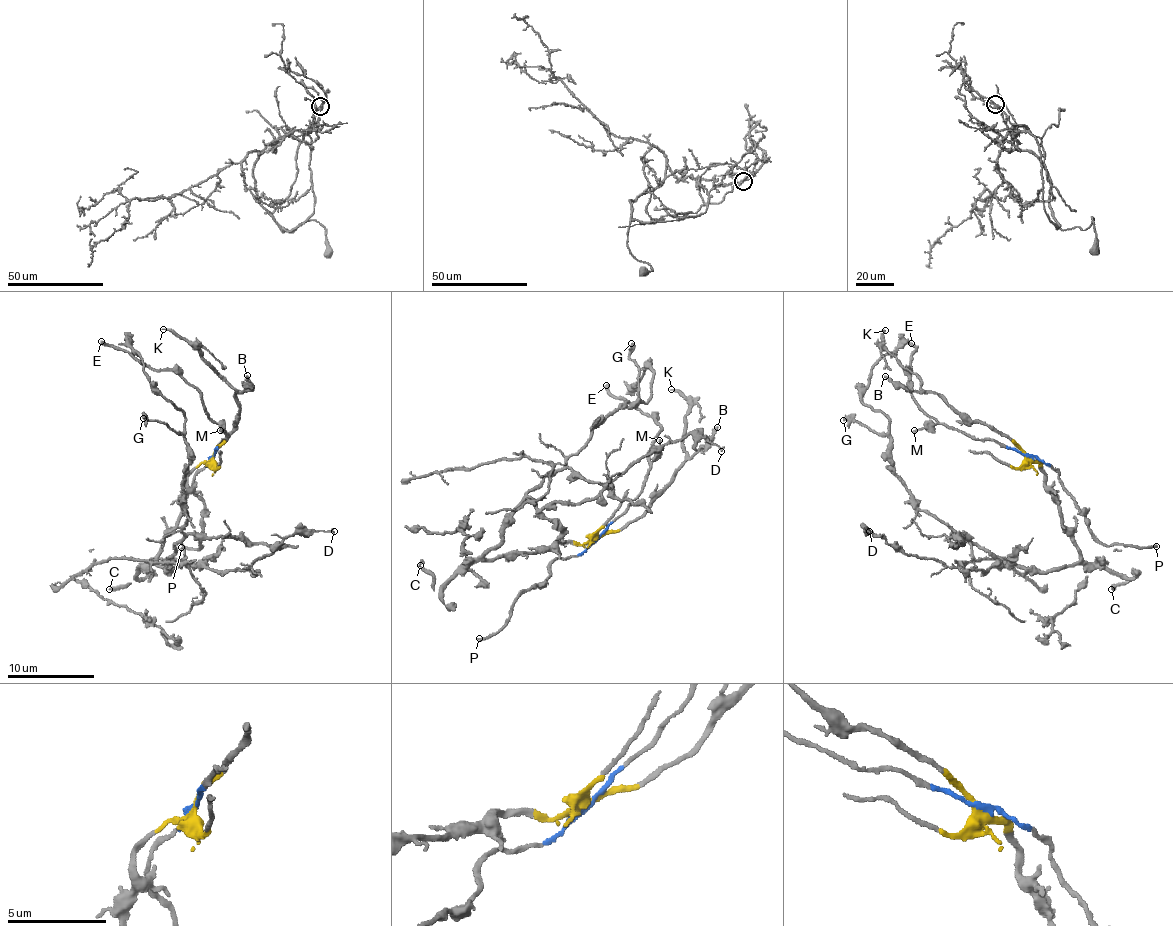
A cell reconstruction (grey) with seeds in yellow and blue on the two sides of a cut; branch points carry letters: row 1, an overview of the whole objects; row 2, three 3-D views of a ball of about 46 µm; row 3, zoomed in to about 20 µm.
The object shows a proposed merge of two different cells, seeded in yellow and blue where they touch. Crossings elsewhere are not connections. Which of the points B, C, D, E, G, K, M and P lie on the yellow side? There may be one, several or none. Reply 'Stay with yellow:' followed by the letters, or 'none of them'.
Stay with yellow: B, C, D, G, K

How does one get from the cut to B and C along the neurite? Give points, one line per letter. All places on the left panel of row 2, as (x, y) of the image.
B: (213, 455), (224, 444), (234, 425), (239, 407), (235, 394), (244, 391), (247, 376)
C: (213, 455), (190, 473), (181, 519), (165, 536), (162, 549), (142, 562), (133, 580), (109, 589)

